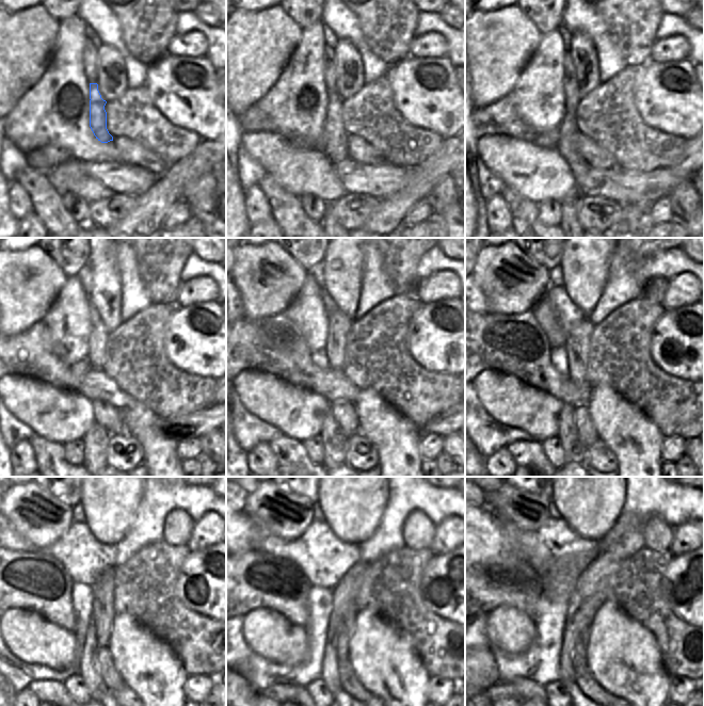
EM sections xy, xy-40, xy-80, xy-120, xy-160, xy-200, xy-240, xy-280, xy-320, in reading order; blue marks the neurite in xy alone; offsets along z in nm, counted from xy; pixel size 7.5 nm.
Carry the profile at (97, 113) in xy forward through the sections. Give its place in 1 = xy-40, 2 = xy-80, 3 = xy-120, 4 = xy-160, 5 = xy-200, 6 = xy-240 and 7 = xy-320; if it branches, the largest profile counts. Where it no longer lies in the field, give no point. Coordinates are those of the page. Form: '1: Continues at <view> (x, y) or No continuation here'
1: Continues at xy-40 (333, 143)
2: Continues at xy-80 (568, 129)
3: Continues at xy-120 (109, 417)
4: Continues at xy-160 (345, 412)
5: Continues at xy-200 (585, 424)
6: Continues at xy-240 (110, 675)
7: Continues at xy-320 (586, 682).

